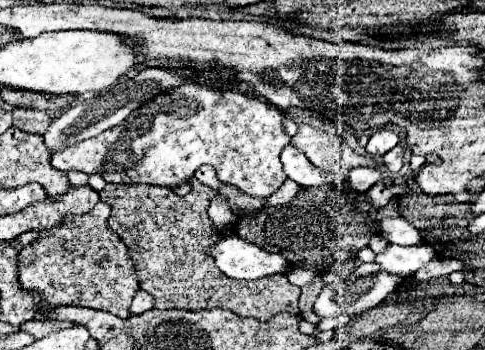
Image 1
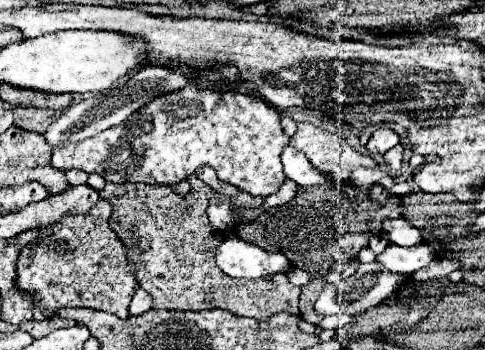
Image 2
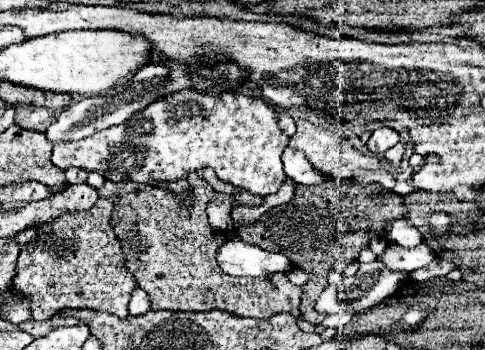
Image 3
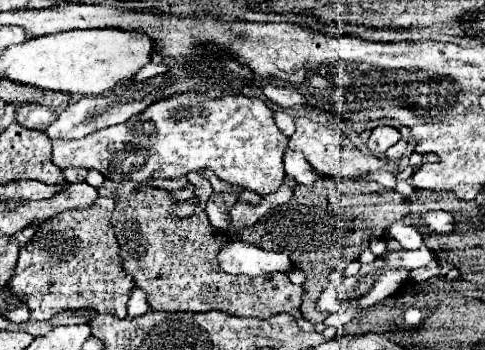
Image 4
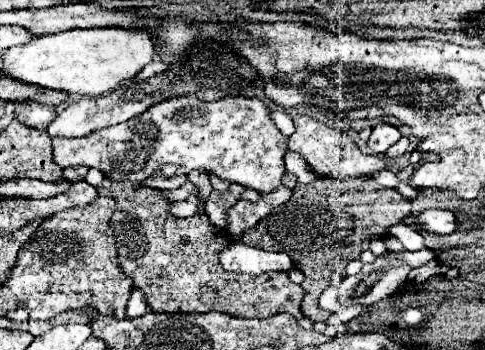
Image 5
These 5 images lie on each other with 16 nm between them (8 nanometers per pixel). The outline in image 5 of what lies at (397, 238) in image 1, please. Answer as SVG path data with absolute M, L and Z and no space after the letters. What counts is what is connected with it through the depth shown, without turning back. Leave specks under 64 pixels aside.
M400 222L390 226L388 234L396 236L404 244L406 250L422 250L424 248L424 236L420 232L414 232L414 230L406 228L406 226L400 226Z

